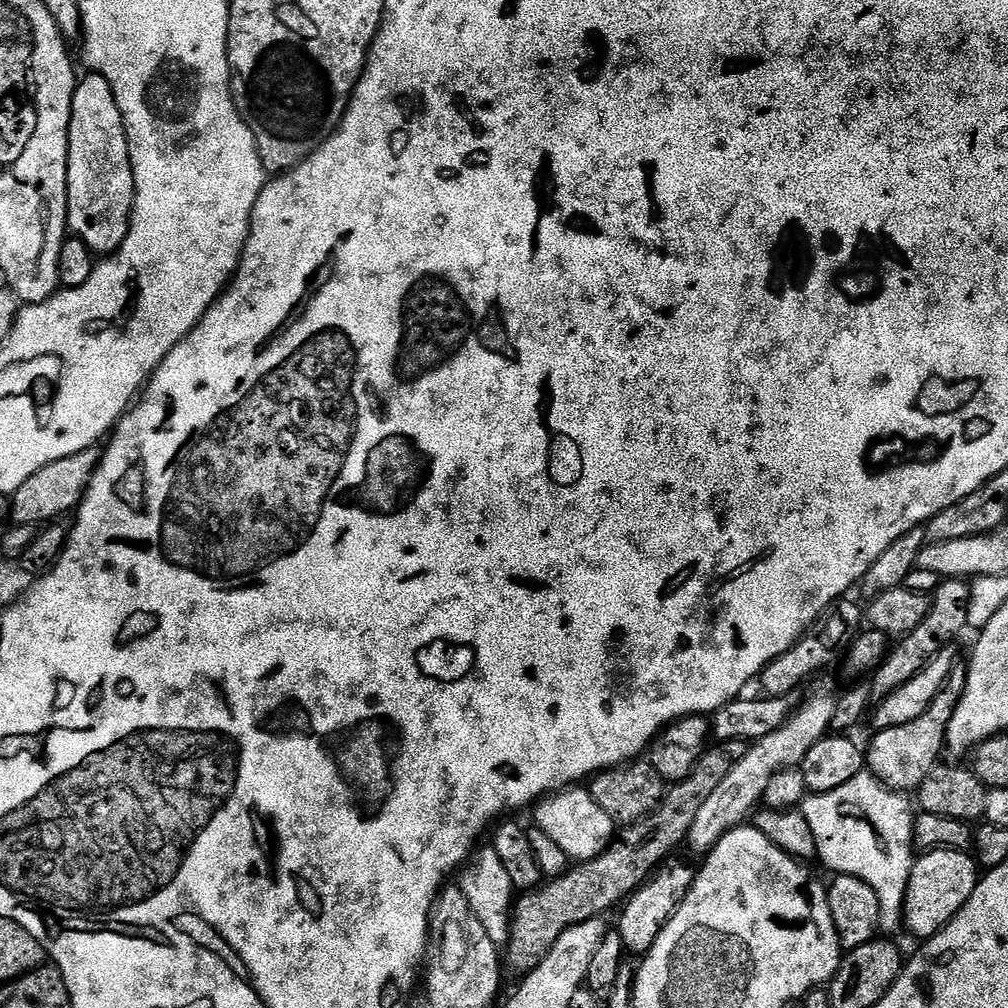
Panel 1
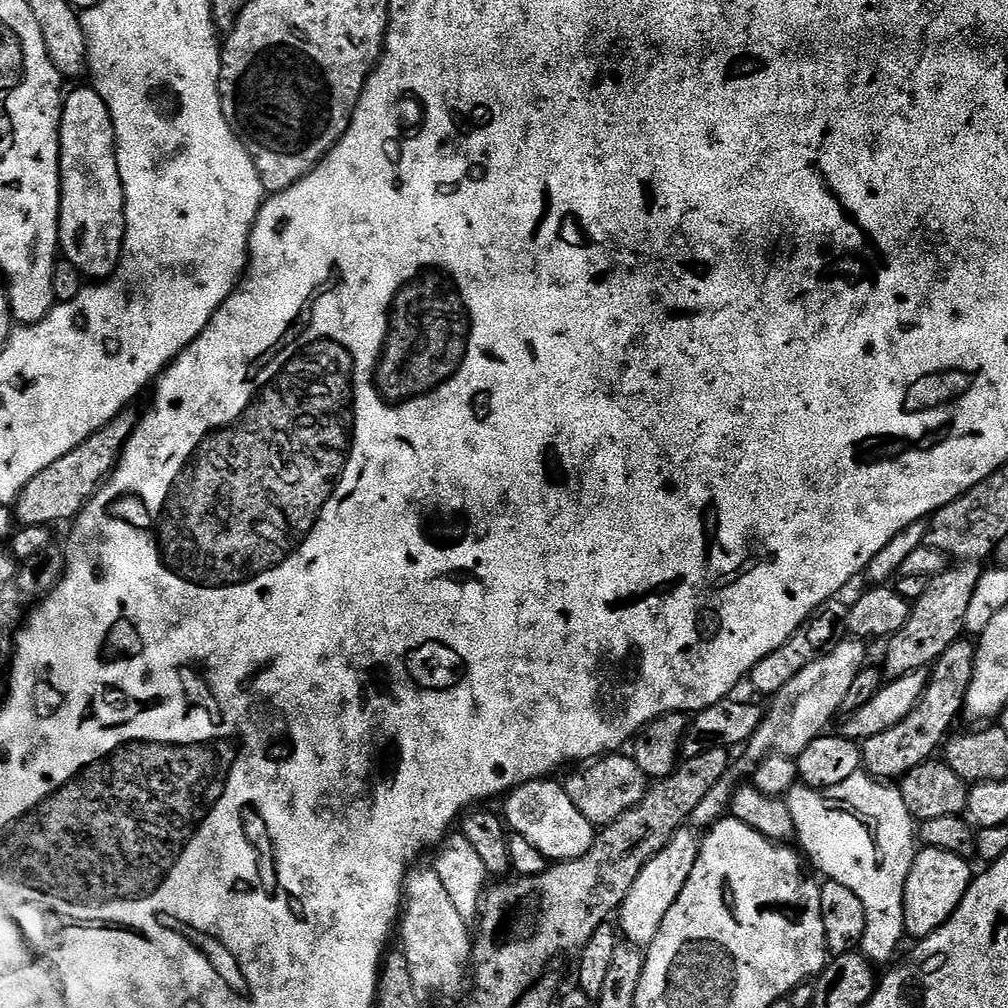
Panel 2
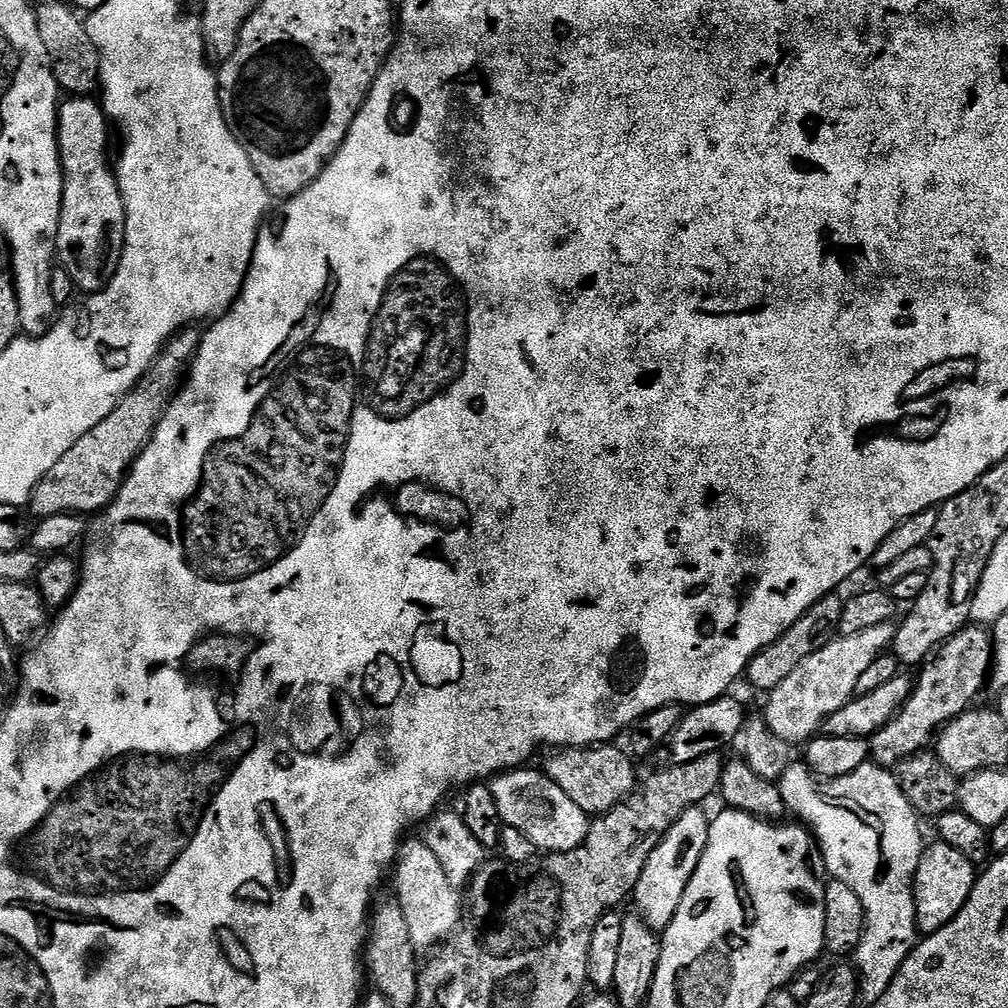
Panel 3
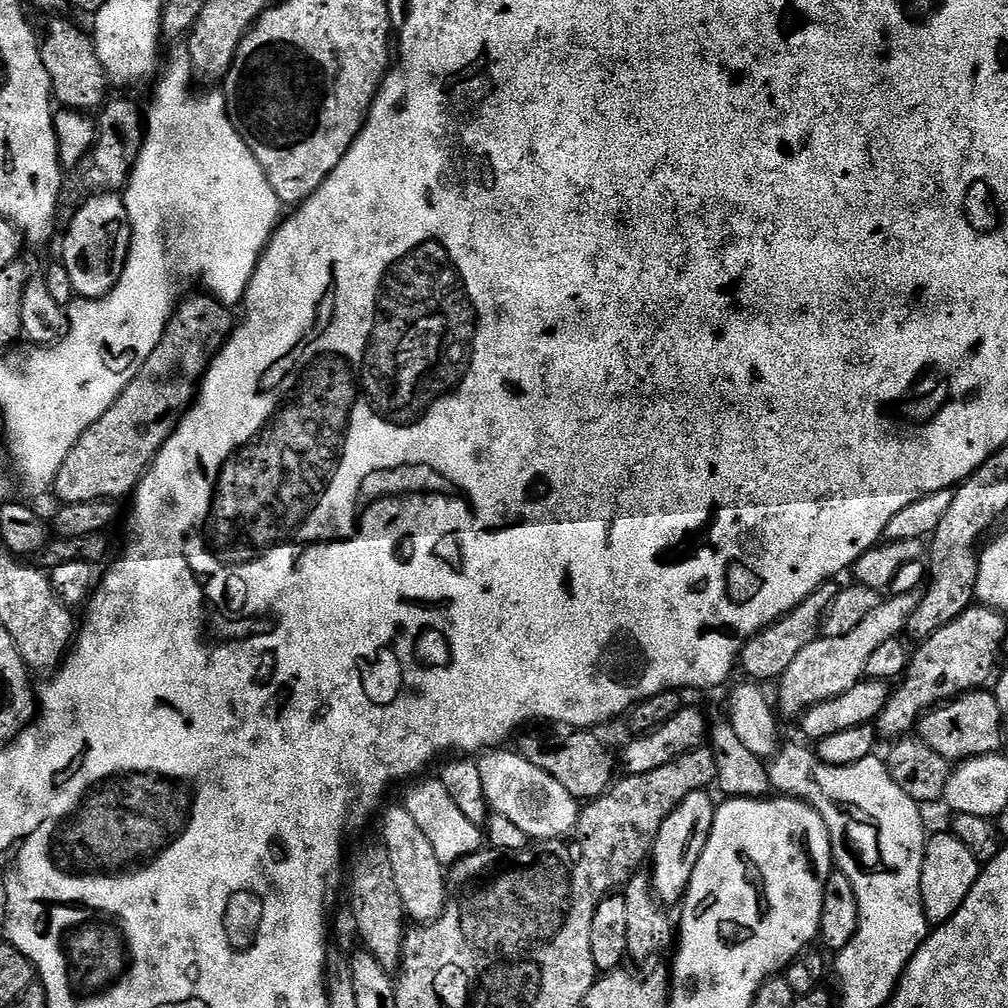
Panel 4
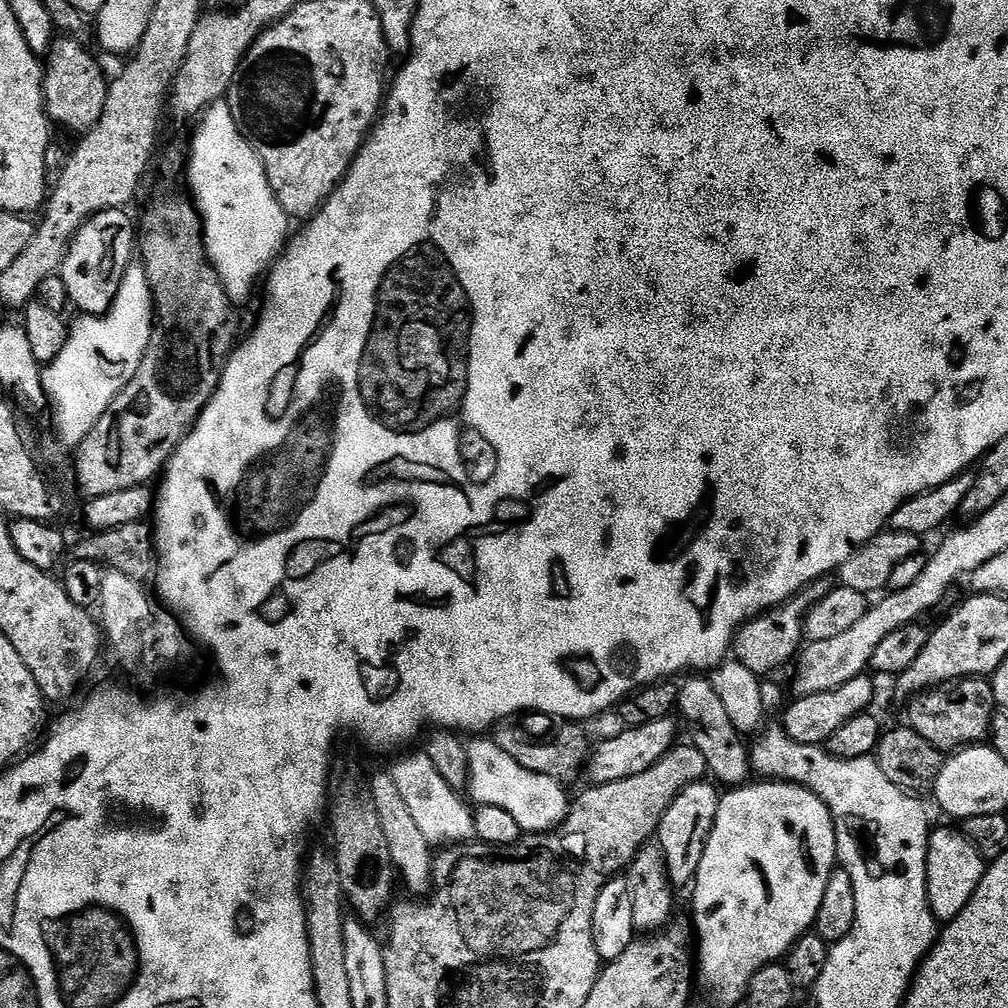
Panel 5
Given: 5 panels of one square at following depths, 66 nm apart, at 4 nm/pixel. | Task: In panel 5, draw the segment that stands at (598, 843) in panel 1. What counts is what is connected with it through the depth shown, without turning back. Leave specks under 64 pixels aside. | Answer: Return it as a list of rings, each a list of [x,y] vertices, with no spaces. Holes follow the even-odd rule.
[[[476,738],[468,749],[468,787],[477,805],[497,807],[506,810],[514,818],[521,833],[539,834],[551,832],[560,827],[568,816],[570,796],[564,793],[565,785],[546,774],[534,774],[510,758],[498,747],[495,739]]]

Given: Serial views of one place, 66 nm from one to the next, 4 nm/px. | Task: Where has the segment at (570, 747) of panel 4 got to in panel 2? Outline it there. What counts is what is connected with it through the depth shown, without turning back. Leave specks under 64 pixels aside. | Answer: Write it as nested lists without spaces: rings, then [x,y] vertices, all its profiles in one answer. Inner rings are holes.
[[[628,754],[598,756],[581,763],[572,771],[567,773],[568,780],[563,781],[564,791],[593,826],[614,823],[619,816],[626,814],[626,810],[638,806],[650,787],[648,775],[638,770],[638,762],[634,762]],[[576,770],[577,772],[572,772]]]

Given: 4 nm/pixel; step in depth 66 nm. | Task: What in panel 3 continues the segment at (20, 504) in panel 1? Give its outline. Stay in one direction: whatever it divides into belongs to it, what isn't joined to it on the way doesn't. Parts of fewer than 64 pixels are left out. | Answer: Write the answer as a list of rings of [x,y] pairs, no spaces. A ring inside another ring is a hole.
[[[189,326],[177,332],[148,367],[148,373],[121,398],[118,406],[114,406],[114,410],[110,410],[110,414],[106,414],[106,418],[102,418],[90,434],[82,434],[82,438],[78,438],[78,442],[74,442],[74,446],[70,446],[70,450],[54,462],[54,466],[50,466],[42,482],[38,482],[32,491],[30,512],[33,517],[43,518],[67,512],[96,514],[107,509],[115,500],[132,464],[152,441],[158,422],[164,417],[164,411],[185,379],[186,369],[200,349],[202,336],[194,329]]]

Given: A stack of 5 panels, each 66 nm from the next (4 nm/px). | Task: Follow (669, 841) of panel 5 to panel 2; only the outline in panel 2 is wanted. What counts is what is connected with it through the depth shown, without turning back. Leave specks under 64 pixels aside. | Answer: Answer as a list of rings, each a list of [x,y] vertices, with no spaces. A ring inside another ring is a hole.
[[[691,827],[679,828],[670,843],[658,854],[654,854],[646,866],[642,866],[642,874],[638,874],[618,913],[618,928],[625,941],[636,946],[647,946],[654,942],[662,926],[662,918],[670,914],[670,906],[678,902],[678,894],[682,894],[682,886],[686,886],[690,870],[694,870],[701,839],[701,833]]]

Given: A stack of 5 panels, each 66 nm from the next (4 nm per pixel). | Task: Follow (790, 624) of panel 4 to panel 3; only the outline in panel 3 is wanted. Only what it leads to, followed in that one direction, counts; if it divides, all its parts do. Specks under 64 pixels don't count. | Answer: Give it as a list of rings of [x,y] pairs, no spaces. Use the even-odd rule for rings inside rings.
[[[833,594],[824,596],[817,604],[810,606],[810,610],[806,610],[806,614],[802,614],[802,618],[798,618],[798,622],[794,622],[794,626],[790,626],[790,630],[786,630],[786,634],[779,636],[773,644],[766,646],[748,663],[746,680],[749,680],[761,694],[767,694],[778,686],[782,686],[785,678],[804,659],[810,658],[810,654],[814,654],[819,648],[829,644],[839,633],[845,603],[845,597]]]

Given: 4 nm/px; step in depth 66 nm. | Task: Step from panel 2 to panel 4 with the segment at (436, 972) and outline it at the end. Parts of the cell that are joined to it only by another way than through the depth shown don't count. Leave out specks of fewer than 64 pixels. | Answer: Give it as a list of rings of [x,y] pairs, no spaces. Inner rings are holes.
[[[404,806],[392,808],[384,816],[383,847],[388,850],[390,867],[394,869],[394,882],[404,903],[409,921],[423,926],[431,924],[442,915],[450,900],[450,884],[446,879],[446,868],[440,864],[429,839],[422,834],[421,827]]]

